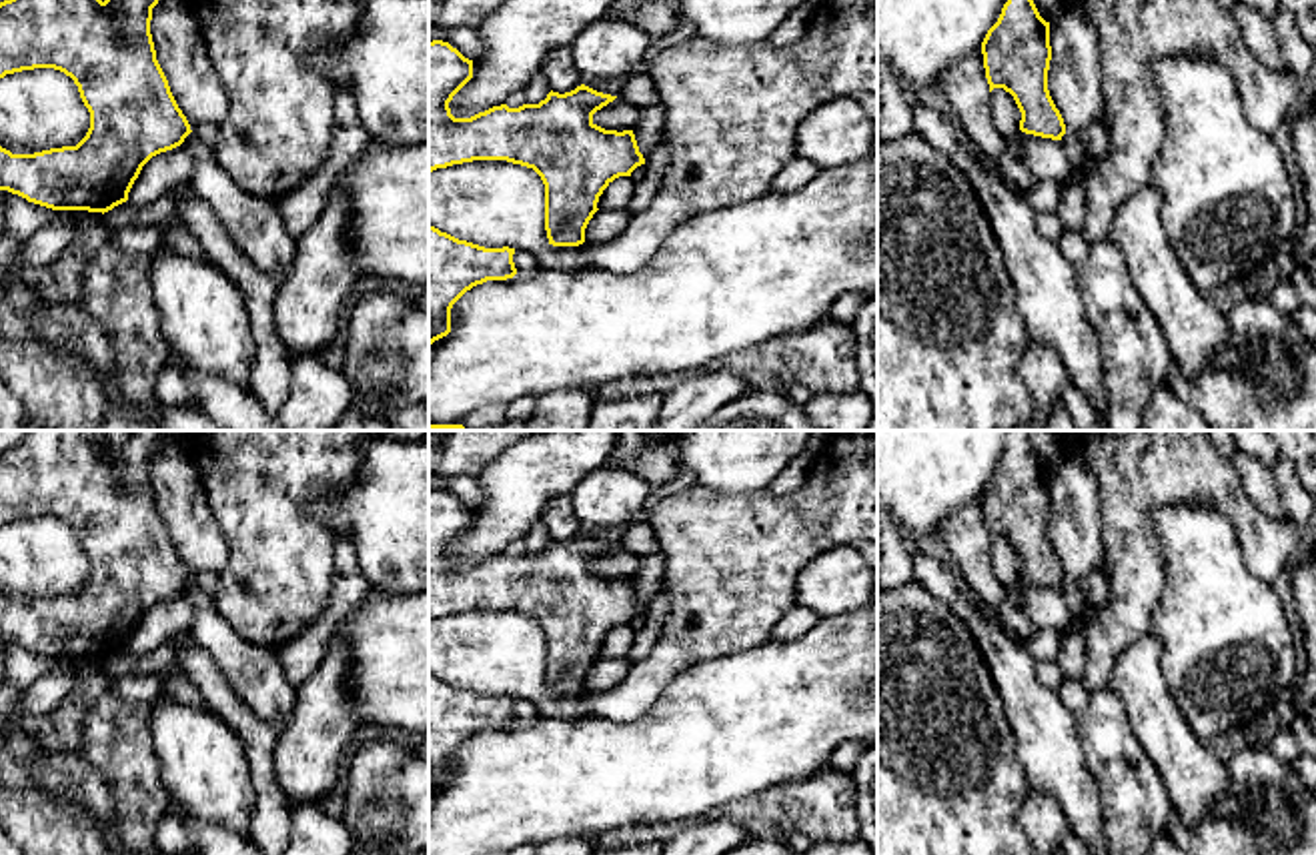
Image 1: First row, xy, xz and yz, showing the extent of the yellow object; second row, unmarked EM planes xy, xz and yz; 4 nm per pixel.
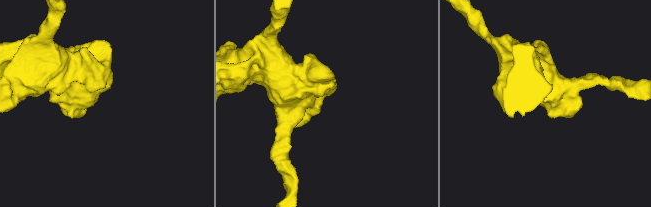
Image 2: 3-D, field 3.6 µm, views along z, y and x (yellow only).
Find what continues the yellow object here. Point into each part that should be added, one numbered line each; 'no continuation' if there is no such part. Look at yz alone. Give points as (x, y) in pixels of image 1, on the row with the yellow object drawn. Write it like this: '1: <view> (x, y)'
no continuation

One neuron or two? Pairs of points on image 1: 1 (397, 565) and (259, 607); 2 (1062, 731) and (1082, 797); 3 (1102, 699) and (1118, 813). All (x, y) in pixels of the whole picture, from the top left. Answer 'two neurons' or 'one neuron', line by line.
1: two neurons
2: one neuron
3: one neuron

